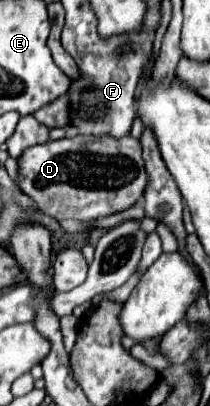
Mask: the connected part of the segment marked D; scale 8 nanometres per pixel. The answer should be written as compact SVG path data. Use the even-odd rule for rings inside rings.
M73 135L59 141L47 141L41 145L27 147L23 155L17 159L17 187L31 197L37 207L53 217L53 219L77 219L77 221L93 221L111 213L119 213L129 209L141 199L143 185L147 183L145 167L141 159L141 143L131 135L123 139L113 137L83 137Z

